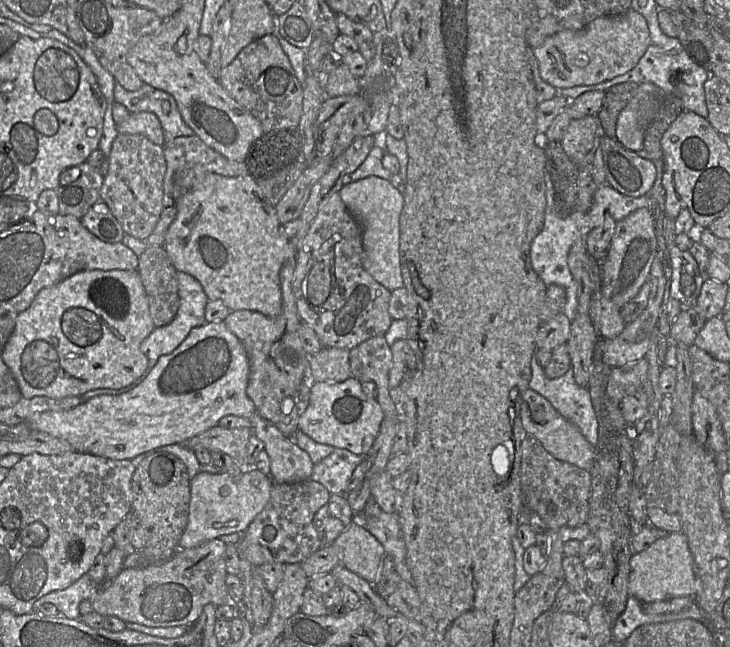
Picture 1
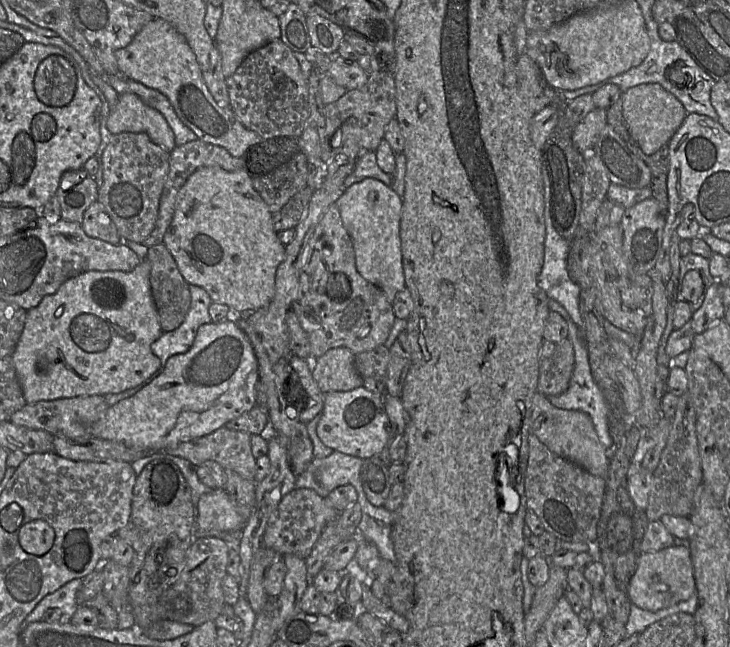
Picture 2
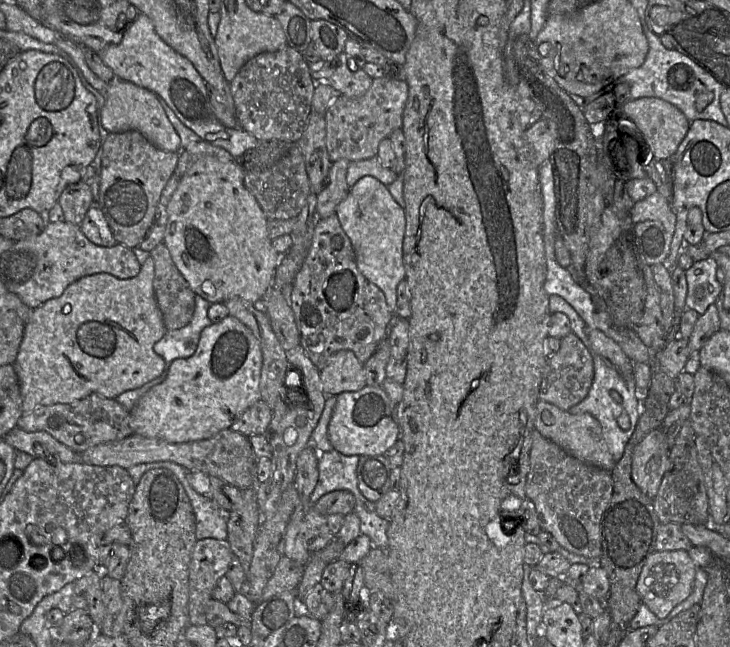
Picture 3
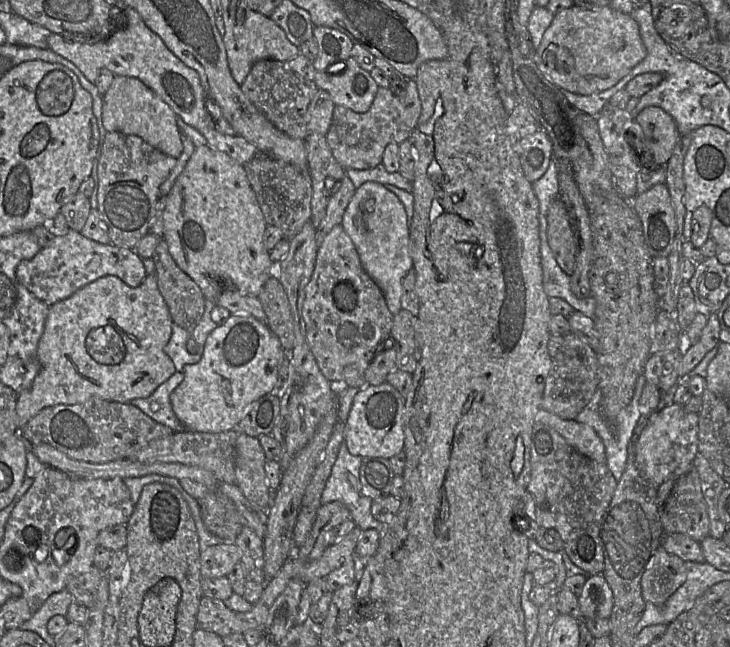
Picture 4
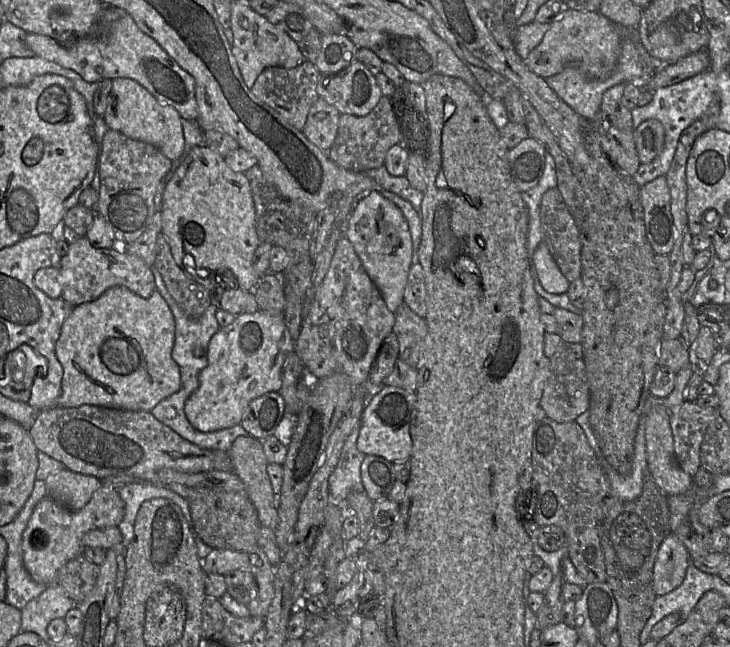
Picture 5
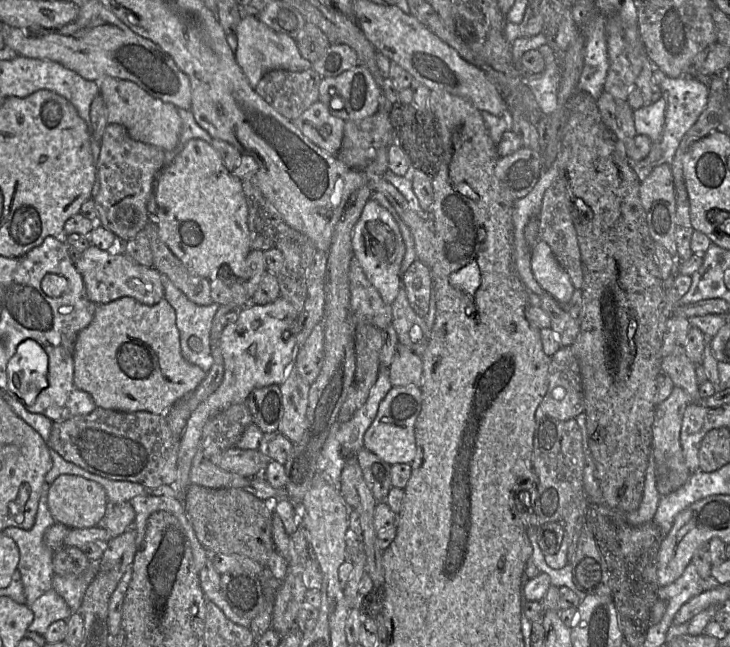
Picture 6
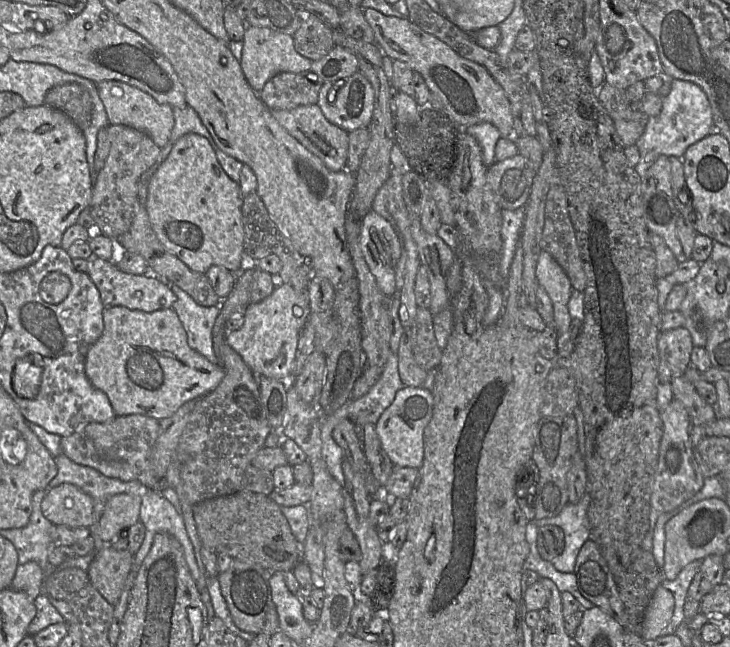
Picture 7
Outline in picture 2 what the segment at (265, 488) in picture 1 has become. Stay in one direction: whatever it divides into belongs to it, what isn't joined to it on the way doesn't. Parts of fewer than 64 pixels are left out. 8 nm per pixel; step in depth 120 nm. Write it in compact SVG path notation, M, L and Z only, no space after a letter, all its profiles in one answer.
M210 489L201 495L196 506L195 537L218 537L219 534L228 532L241 533L246 522L225 489Z

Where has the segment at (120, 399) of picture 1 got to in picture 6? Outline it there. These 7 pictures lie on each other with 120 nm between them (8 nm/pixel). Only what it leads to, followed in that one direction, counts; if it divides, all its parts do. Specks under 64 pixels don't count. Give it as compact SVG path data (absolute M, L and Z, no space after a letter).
M282 296L275 301L257 305L252 302L239 310L236 322L224 326L220 335L220 349L224 361L224 375L218 388L191 413L180 438L177 458L177 479L173 486L184 504L190 483L190 470L197 452L205 423L228 407L246 402L250 393L260 387L281 385L296 355L297 318L299 312Z

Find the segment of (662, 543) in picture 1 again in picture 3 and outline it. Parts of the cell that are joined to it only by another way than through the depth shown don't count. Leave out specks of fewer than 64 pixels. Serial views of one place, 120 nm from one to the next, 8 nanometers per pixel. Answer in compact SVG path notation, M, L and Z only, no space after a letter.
M687 551L652 552L636 583L636 591L641 603L659 619L663 619L692 593L695 579L695 567Z

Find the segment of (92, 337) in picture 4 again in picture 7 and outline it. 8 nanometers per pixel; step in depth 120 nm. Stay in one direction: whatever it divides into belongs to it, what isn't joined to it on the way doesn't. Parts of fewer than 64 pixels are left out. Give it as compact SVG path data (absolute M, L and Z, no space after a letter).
M115 305L103 310L101 336L87 350L85 374L103 391L116 414L142 414L162 420L181 405L214 390L225 375L221 364L213 364L189 347L185 329L172 308L153 312Z

